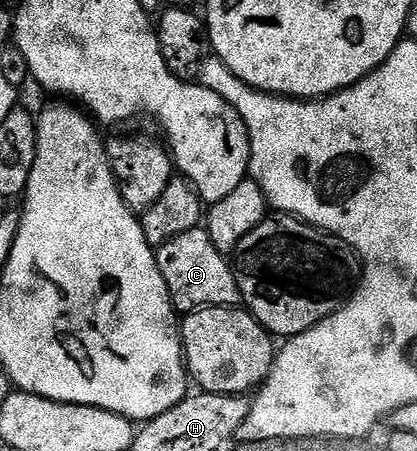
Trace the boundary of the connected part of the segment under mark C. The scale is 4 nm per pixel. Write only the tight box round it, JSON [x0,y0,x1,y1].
[156,228,239,314]

